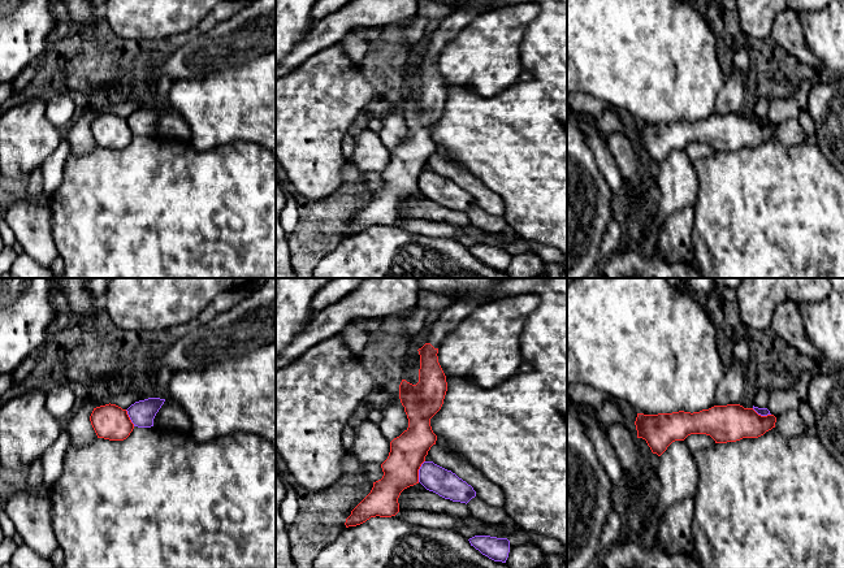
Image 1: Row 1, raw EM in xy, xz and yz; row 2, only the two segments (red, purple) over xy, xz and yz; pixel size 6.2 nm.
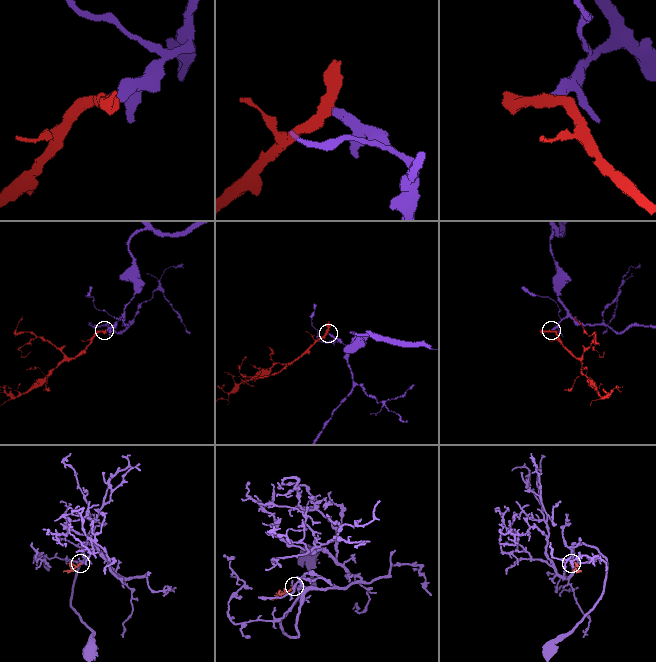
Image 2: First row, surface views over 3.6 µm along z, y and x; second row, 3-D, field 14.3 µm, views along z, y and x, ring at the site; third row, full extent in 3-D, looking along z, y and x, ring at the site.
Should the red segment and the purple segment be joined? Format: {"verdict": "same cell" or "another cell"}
{"verdict": "another cell"}

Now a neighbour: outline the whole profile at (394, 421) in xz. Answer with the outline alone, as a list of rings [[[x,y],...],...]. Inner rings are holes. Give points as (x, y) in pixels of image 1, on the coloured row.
[[[395,399],[390,406],[381,409],[382,419],[378,428],[384,435],[391,442],[408,428],[408,419],[401,399]]]

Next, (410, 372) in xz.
[[[412,350],[406,359],[406,364],[399,370],[402,380],[416,385],[419,382],[420,355],[417,350]]]

